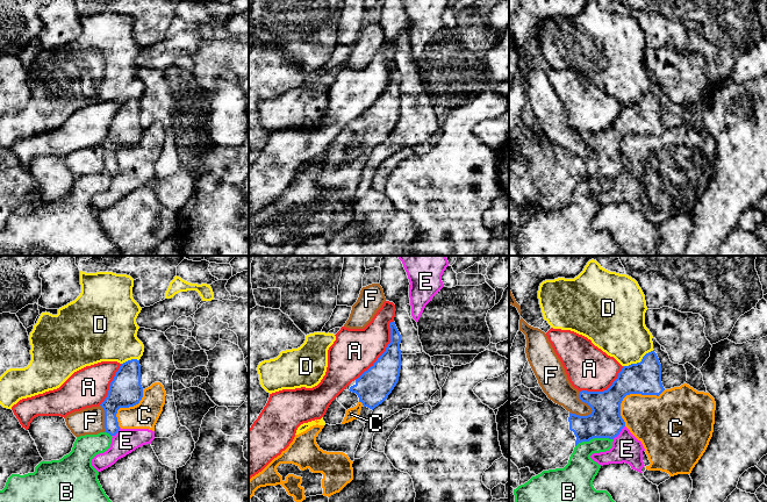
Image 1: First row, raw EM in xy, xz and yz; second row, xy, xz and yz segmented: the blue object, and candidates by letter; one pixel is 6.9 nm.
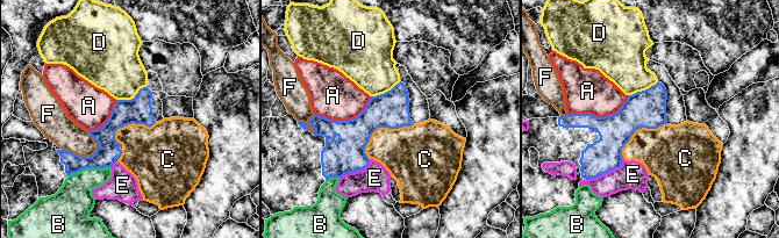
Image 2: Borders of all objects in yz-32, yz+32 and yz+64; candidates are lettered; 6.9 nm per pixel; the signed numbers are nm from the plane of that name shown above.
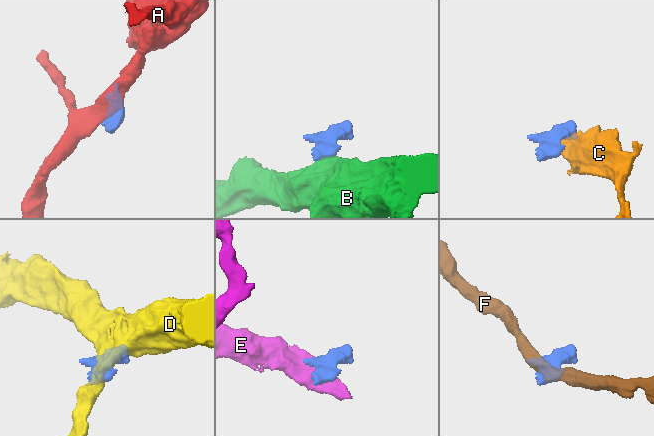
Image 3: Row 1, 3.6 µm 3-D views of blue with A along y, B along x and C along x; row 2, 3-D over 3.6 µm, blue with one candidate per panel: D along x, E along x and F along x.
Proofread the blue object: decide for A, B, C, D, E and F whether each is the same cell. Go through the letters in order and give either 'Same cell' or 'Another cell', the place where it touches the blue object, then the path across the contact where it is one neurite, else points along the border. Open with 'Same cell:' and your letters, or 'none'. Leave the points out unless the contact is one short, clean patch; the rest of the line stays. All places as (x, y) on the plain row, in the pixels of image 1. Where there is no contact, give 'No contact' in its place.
Same cell: none
A: Another cell. Touches blue at xz (385, 91)
B: Another cell. Touches blue at yz (594, 177). Boundary: yz (613, 178), (590, 178), (580, 181), (575, 186)
C: Another cell. Touches blue at yz (630, 133)
D: Another cell. Touches blue at yz (638, 102). Boundary: yz (653, 90), (649, 91), (639, 101), (623, 106)
E: Another cell. Touches blue at yz (619, 171)
F: Another cell. Touches blue at yz (586, 142)

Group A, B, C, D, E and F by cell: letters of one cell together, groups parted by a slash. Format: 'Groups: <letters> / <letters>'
Groups: A / B / C E / D / F

